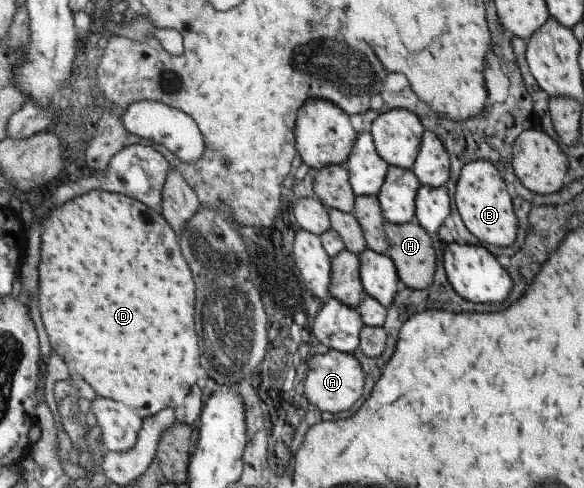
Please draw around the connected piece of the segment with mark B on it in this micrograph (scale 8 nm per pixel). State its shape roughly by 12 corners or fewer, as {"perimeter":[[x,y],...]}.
{"perimeter":[[487,160],[461,170],[453,204],[483,242],[511,246],[517,216]]}

